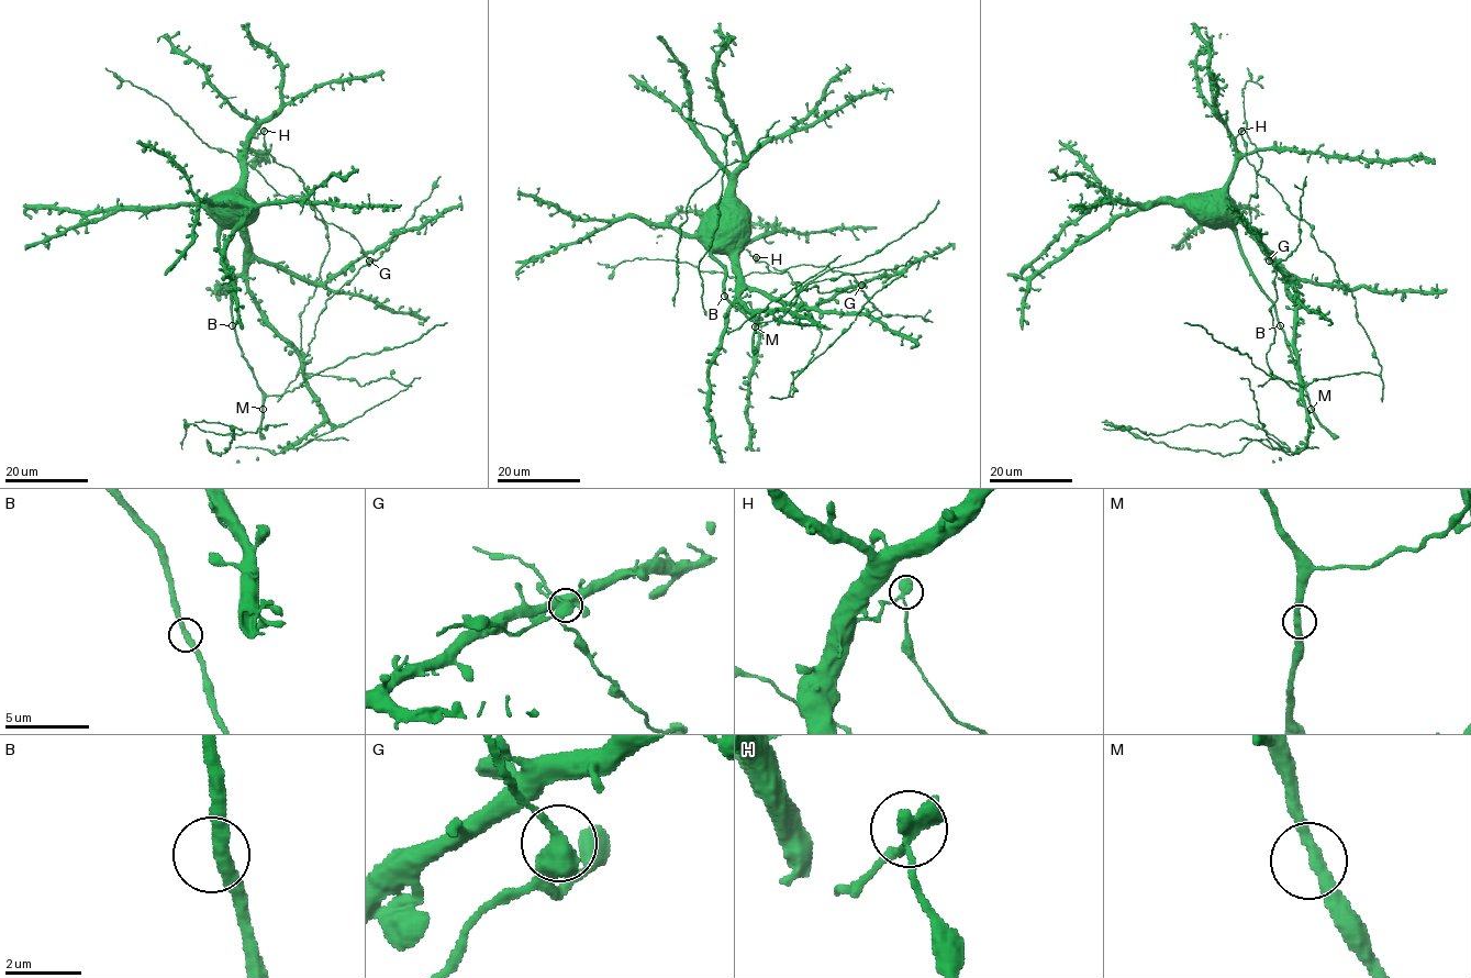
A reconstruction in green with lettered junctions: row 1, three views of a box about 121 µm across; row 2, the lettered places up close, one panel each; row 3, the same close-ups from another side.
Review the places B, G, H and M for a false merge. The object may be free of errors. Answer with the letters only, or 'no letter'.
no letter

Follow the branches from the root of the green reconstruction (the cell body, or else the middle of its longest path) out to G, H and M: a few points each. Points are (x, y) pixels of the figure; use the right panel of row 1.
G: (1195, 206), (1192, 217), (1200, 223), (1239, 222), (1286, 273), (1291, 282), (1269, 256), (1269, 260)
H: (1195, 206), (1192, 217), (1226, 185), (1236, 157), (1233, 139), (1241, 131)
M: (1195, 206), (1192, 217), (1196, 221), (1225, 223), (1233, 231), (1250, 275), (1273, 304), (1311, 409)

